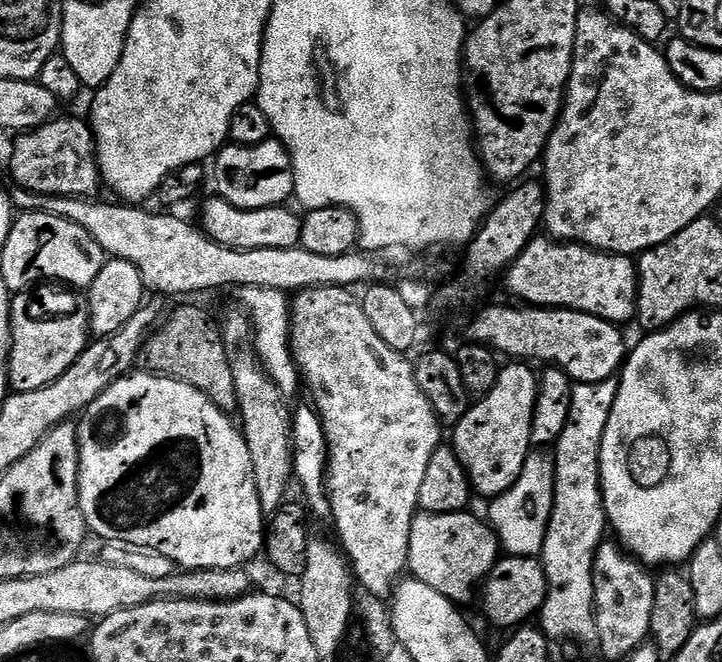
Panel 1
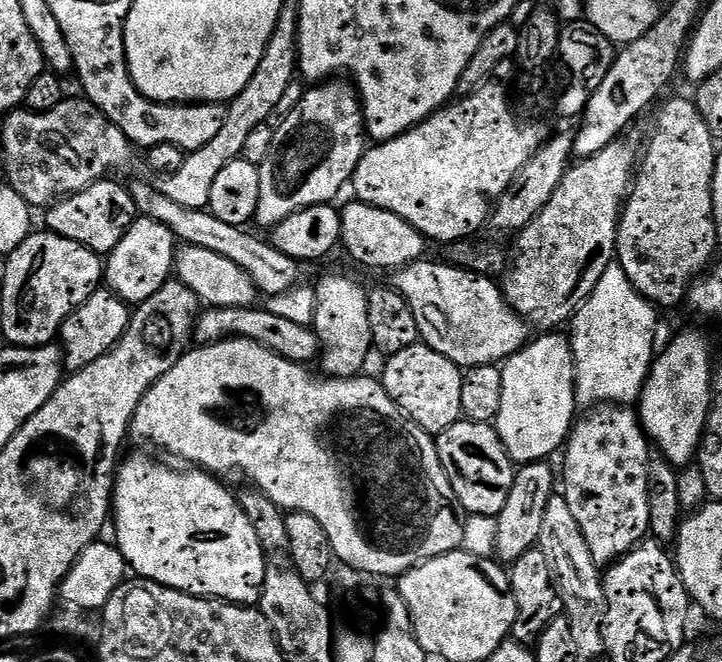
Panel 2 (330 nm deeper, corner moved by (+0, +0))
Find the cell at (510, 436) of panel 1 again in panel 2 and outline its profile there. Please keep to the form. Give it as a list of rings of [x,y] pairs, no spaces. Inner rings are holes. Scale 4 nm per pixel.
[[[540,334],[502,364],[502,406],[494,427],[513,464],[547,461],[565,447],[578,416],[576,367],[567,335]]]

